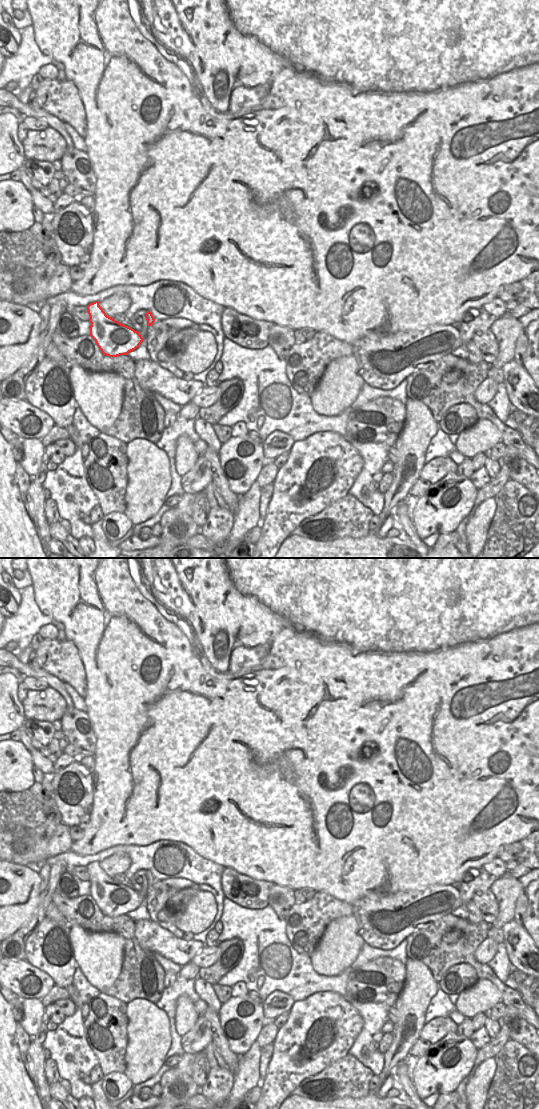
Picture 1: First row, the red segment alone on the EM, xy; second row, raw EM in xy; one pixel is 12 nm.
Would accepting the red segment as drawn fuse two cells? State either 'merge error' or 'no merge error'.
no merge error

